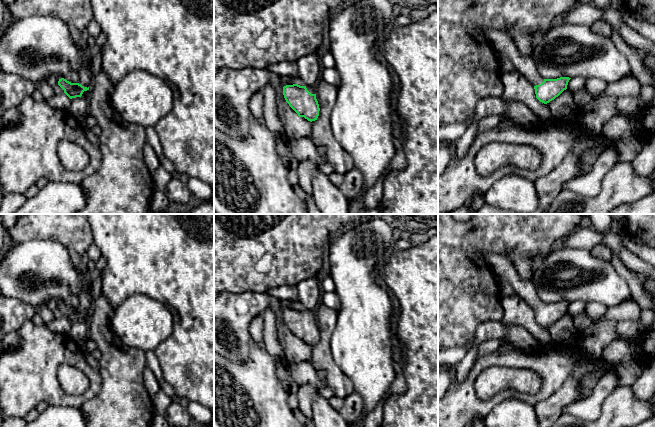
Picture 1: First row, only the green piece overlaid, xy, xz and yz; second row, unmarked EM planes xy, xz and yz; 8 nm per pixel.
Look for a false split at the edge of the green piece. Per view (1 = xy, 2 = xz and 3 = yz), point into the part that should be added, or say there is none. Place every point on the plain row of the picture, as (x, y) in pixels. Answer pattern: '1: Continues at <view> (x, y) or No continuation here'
1: Continues at xy (85, 299)
2: Continues at xz (311, 313)
3: Continues at yz (501, 265)

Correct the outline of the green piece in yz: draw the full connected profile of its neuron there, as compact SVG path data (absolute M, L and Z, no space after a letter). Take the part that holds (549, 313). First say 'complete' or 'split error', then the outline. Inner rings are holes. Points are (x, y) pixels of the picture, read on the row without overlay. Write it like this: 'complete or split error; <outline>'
split error; M487 253L485 260L497 275L502 275L511 284L516 295L534 309L536 322L540 326L547 328L567 313L571 302L542 302L536 293L532 281L520 278L512 262L503 254Z

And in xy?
split error; M83 288L77 298L79 302L77 307L71 307L64 302L58 305L58 309L70 323L81 321L84 315L89 314L92 307L93 298L88 288Z

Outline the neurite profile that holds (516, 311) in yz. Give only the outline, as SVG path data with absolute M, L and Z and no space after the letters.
M518 295L501 296L504 310L502 322L505 325L519 325L524 327L538 343L547 343L551 340L546 328L536 322L534 309Z

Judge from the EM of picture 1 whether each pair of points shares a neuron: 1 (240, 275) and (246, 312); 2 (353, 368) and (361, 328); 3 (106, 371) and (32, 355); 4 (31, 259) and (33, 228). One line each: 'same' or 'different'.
1: different
2: same
3: different
4: different

